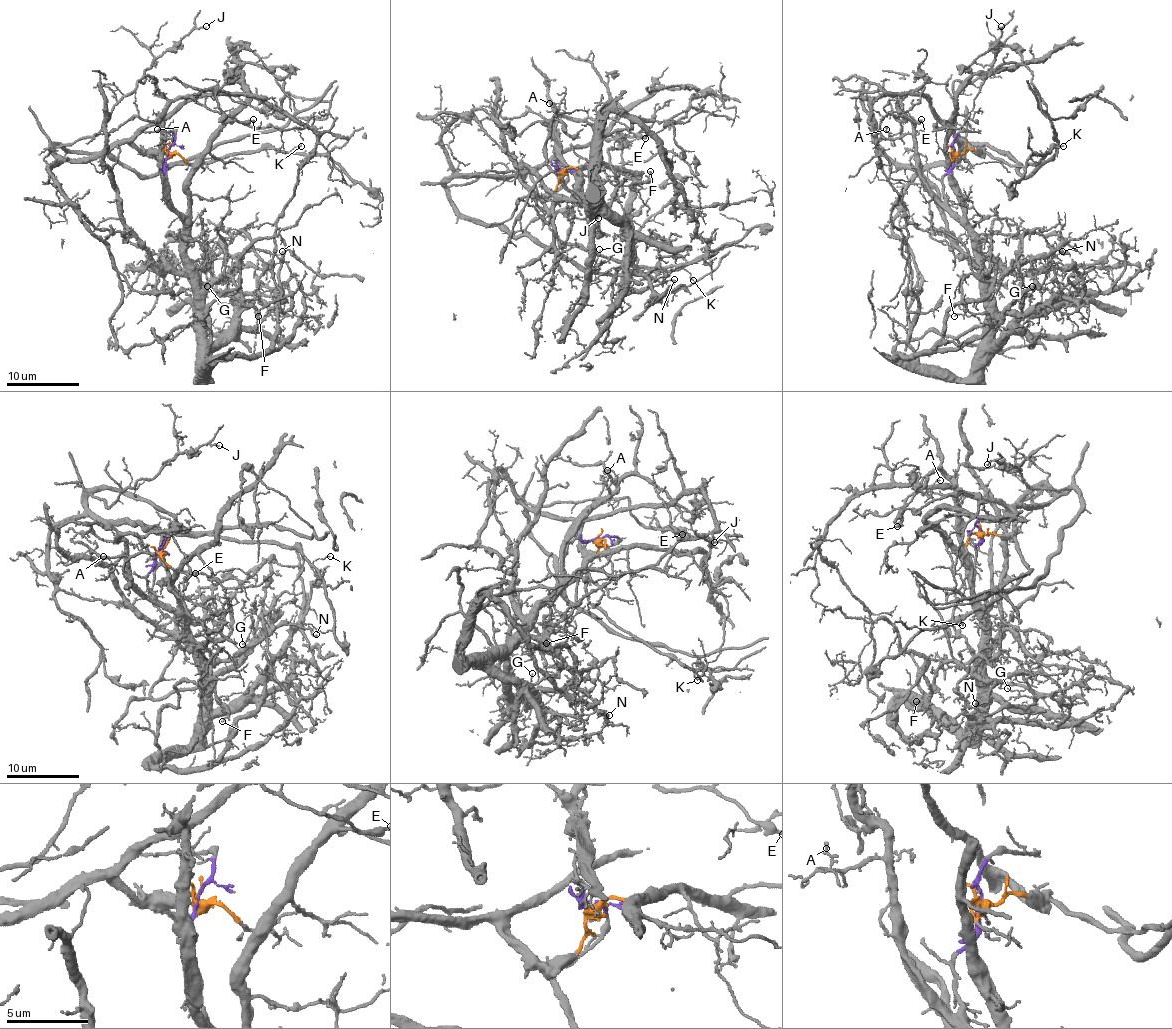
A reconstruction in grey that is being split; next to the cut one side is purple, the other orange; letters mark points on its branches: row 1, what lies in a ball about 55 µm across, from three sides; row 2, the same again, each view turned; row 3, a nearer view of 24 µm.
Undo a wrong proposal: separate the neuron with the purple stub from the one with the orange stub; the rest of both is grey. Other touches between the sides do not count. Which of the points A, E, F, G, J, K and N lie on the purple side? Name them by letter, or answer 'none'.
A, E, F, G, N

